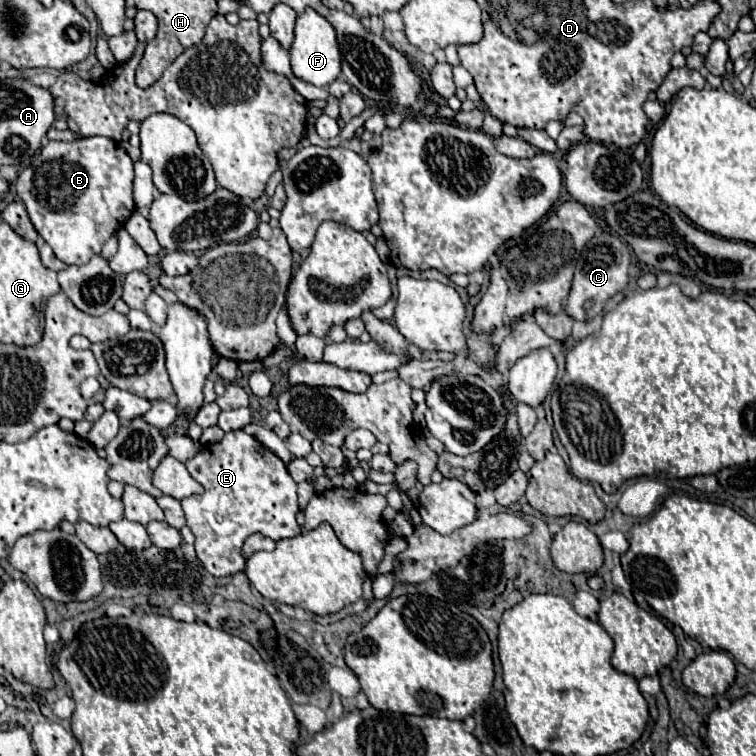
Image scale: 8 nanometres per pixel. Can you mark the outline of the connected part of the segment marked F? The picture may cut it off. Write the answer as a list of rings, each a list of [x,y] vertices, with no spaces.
[[[305,8],[305,12],[297,16],[295,42],[289,52],[293,74],[313,86],[329,86],[341,74],[341,54],[335,38],[335,28],[313,8]]]

